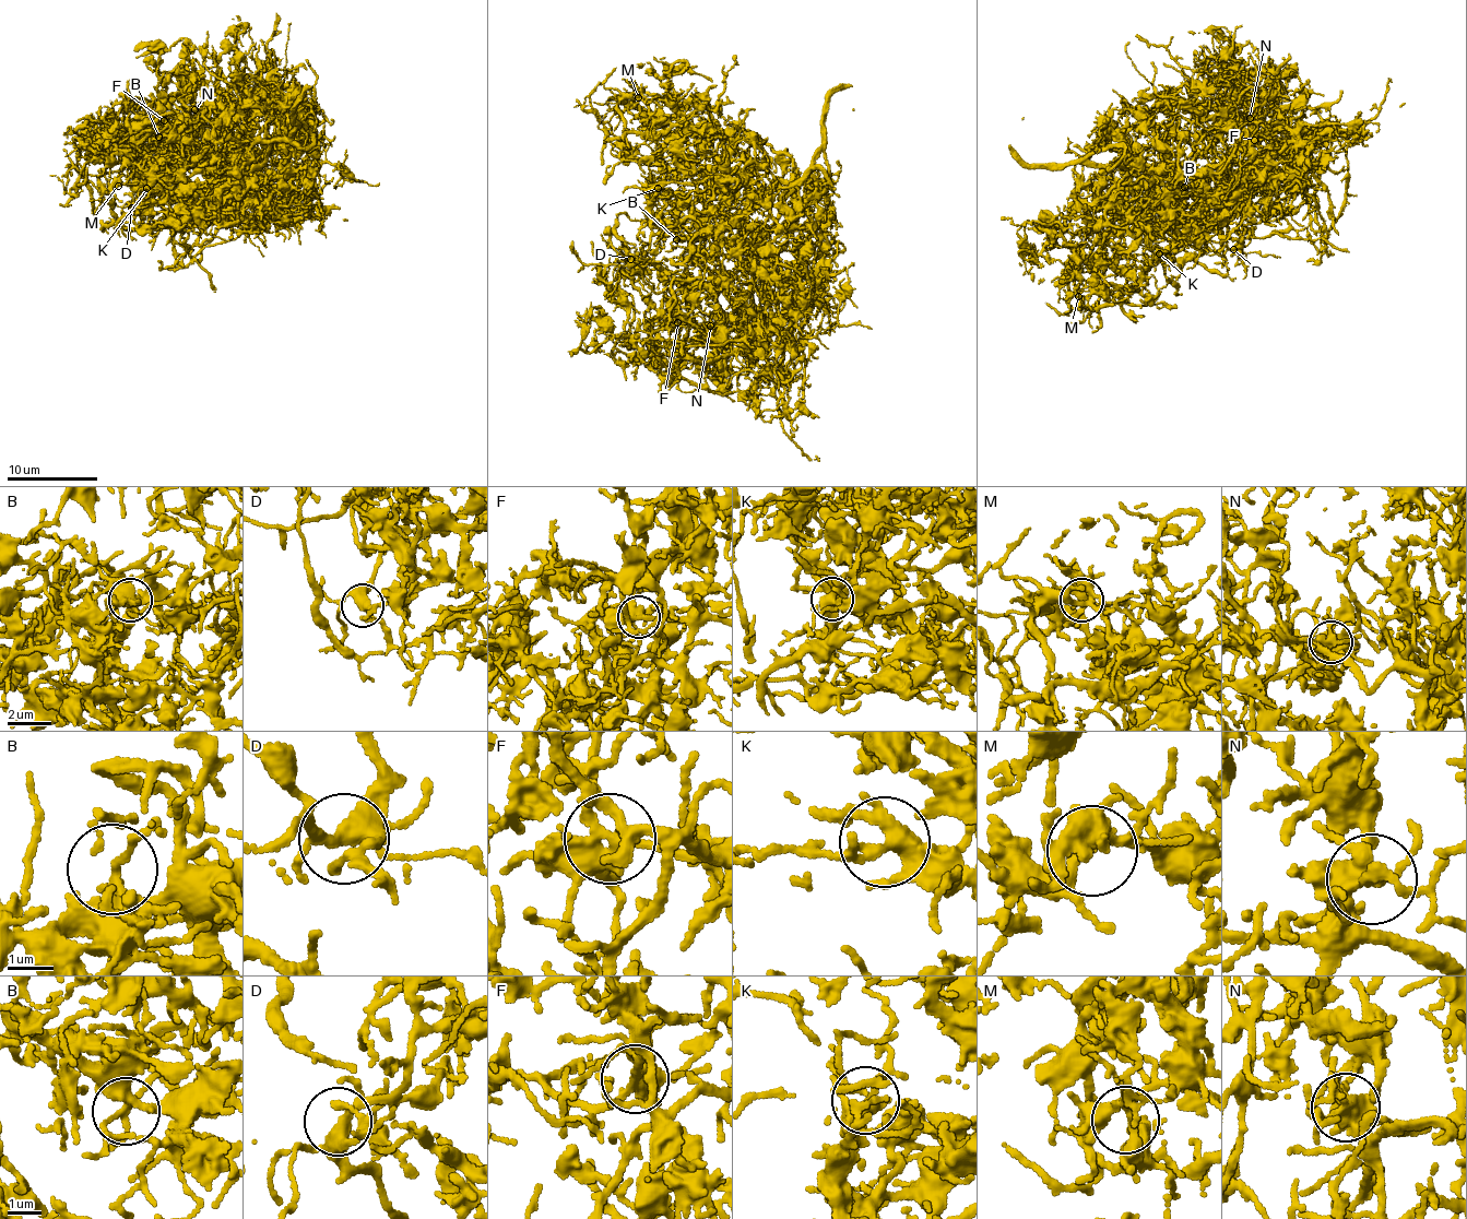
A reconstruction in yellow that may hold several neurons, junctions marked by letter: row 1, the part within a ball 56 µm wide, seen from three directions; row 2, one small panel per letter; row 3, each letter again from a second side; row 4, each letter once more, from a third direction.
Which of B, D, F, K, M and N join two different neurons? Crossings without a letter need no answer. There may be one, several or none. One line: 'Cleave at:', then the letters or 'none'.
Cleave at: none

